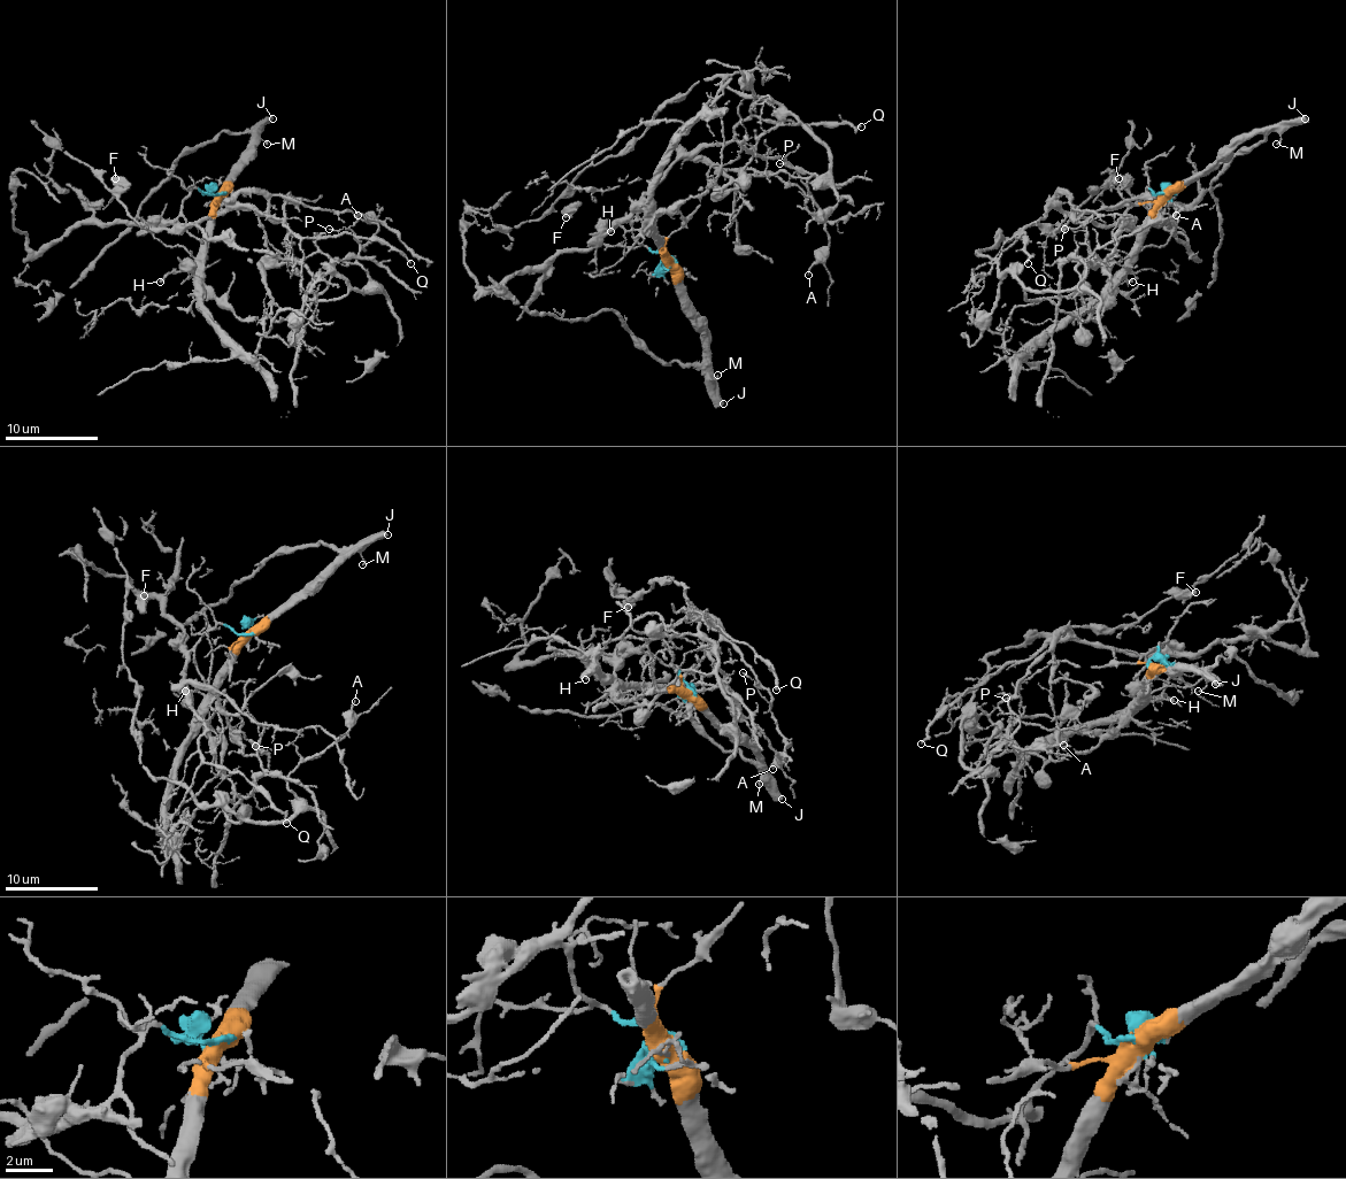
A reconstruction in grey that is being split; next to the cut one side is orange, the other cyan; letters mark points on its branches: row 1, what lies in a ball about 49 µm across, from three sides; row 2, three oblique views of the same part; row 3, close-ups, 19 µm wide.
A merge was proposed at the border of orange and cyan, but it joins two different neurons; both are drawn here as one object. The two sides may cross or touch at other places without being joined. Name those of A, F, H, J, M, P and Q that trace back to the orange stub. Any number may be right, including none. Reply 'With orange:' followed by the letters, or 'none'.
With orange: H, J, M

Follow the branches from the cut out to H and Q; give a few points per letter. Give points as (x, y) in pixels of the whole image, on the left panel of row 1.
H: (222, 193), (213, 229), (194, 268), (172, 272), (159, 282)
Q: (222, 193), (192, 191), (182, 200), (182, 224), (250, 207), (276, 214), (304, 238), (381, 238), (410, 263)

